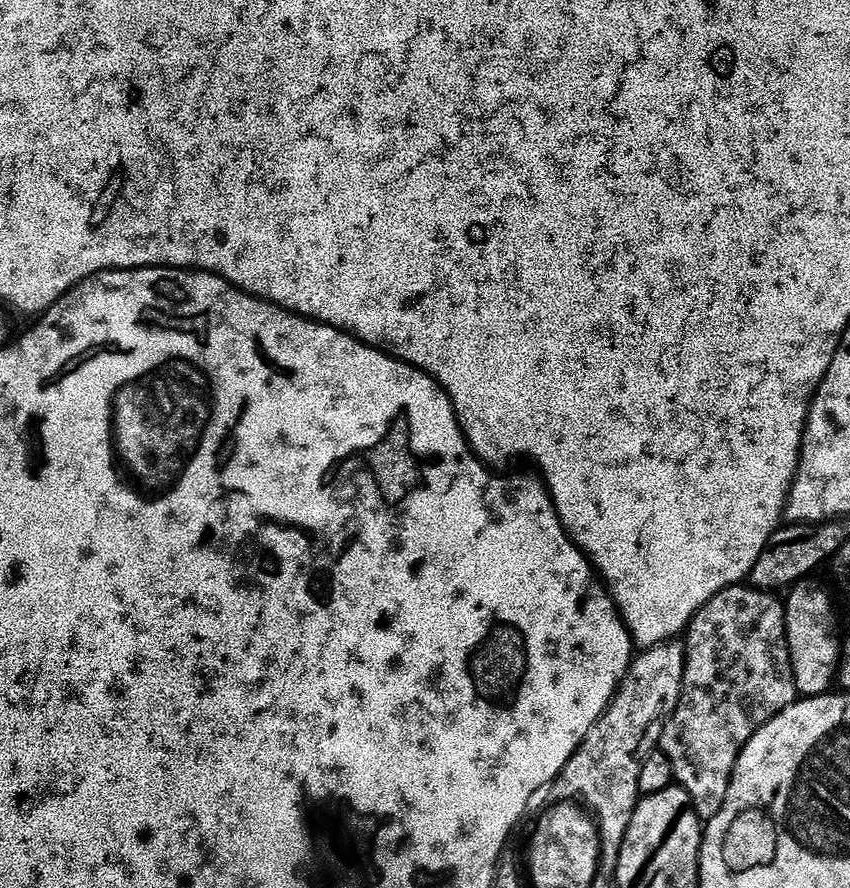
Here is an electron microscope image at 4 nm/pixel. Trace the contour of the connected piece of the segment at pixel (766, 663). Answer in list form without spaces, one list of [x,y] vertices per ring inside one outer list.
[[[733,586],[724,589],[723,592],[702,606],[702,610],[692,619],[691,624],[686,629],[686,643],[684,644],[684,692],[680,695],[680,701],[673,712],[671,720],[664,725],[659,737],[658,748],[667,756],[672,764],[672,775],[675,783],[680,785],[688,792],[693,807],[700,815],[701,821],[707,822],[713,820],[722,810],[726,798],[728,797],[728,787],[732,784],[732,775],[736,770],[736,763],[742,754],[744,747],[750,742],[750,738],[761,726],[769,724],[770,721],[784,712],[790,705],[795,704],[798,699],[795,674],[792,670],[791,654],[787,642],[787,614],[785,612],[785,601],[776,597],[768,590],[761,590],[759,587],[744,588],[748,586]]]

